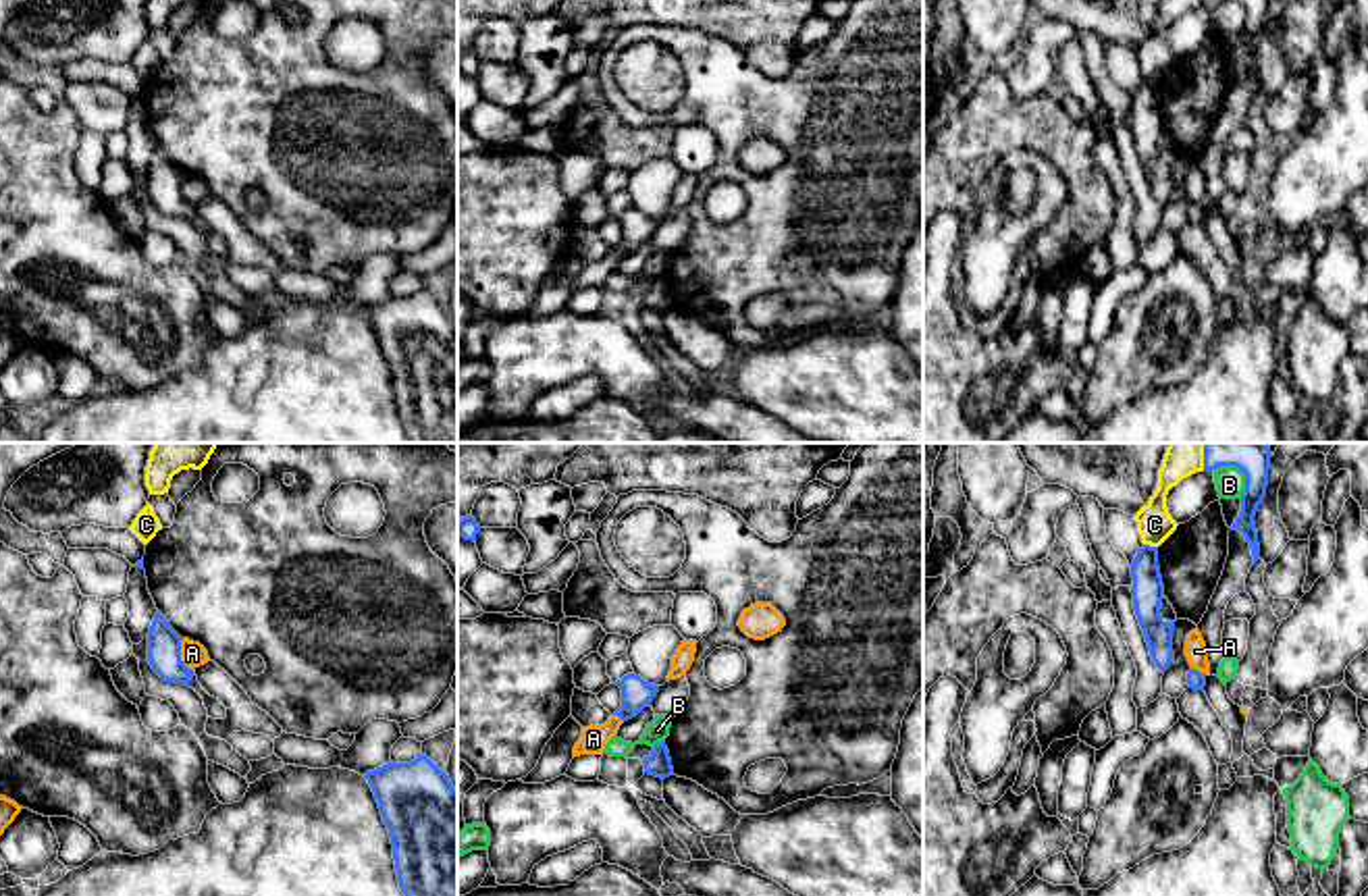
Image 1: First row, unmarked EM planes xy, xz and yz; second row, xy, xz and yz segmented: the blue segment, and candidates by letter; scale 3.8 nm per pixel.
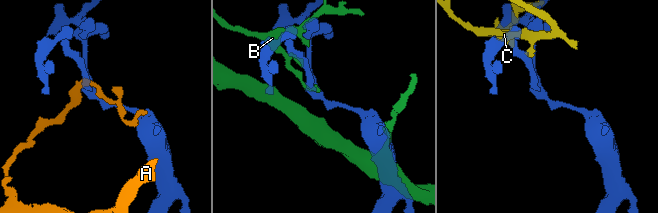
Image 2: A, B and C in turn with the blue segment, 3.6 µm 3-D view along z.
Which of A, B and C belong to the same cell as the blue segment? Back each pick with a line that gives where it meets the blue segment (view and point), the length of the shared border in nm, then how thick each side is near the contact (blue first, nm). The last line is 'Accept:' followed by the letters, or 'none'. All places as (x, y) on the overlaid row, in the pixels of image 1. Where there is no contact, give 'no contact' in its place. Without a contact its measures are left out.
Accept: none

